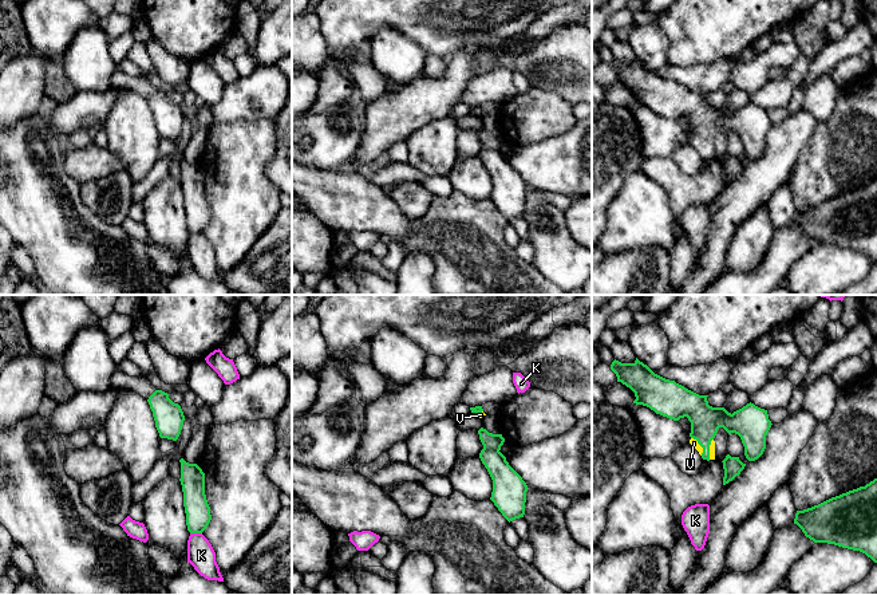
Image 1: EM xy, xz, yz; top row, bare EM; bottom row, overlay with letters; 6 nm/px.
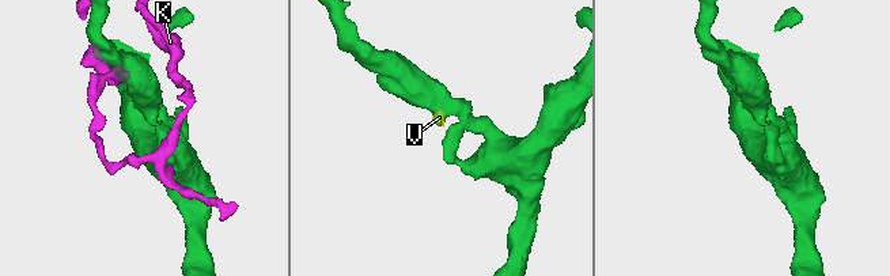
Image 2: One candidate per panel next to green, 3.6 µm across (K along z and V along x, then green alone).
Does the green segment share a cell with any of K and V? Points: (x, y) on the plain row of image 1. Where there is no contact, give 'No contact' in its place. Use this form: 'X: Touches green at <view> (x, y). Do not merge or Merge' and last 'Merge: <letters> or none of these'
K: Touches green at xy (196, 232). Do not merge
V: Touches green at yz (699, 144). Merge
Merge: V

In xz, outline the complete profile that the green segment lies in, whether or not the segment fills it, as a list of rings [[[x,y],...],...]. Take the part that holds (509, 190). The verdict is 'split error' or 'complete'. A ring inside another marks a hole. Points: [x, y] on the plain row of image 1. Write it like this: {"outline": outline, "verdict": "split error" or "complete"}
{"outline": [[[483,127],[478,134],[483,145],[479,158],[493,180],[490,200],[509,222],[524,217],[528,185],[499,151],[505,138]]], "verdict": "complete"}

